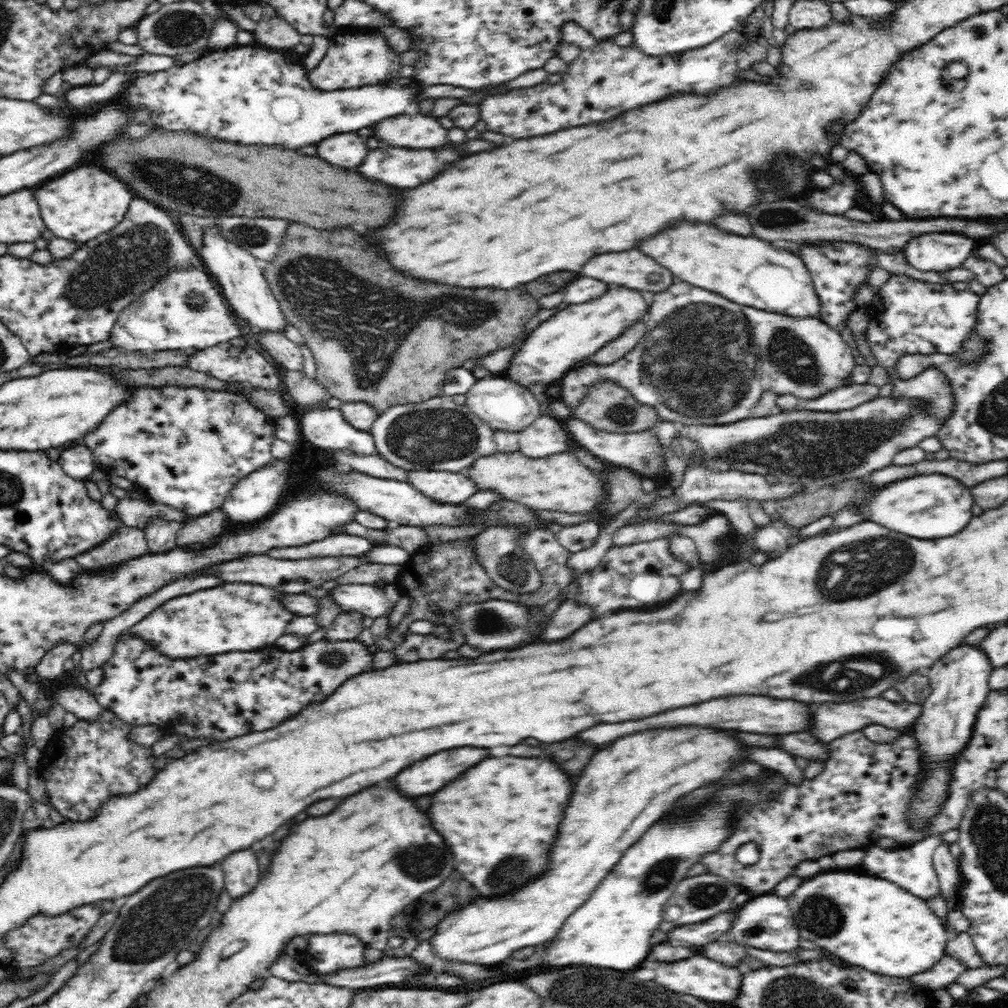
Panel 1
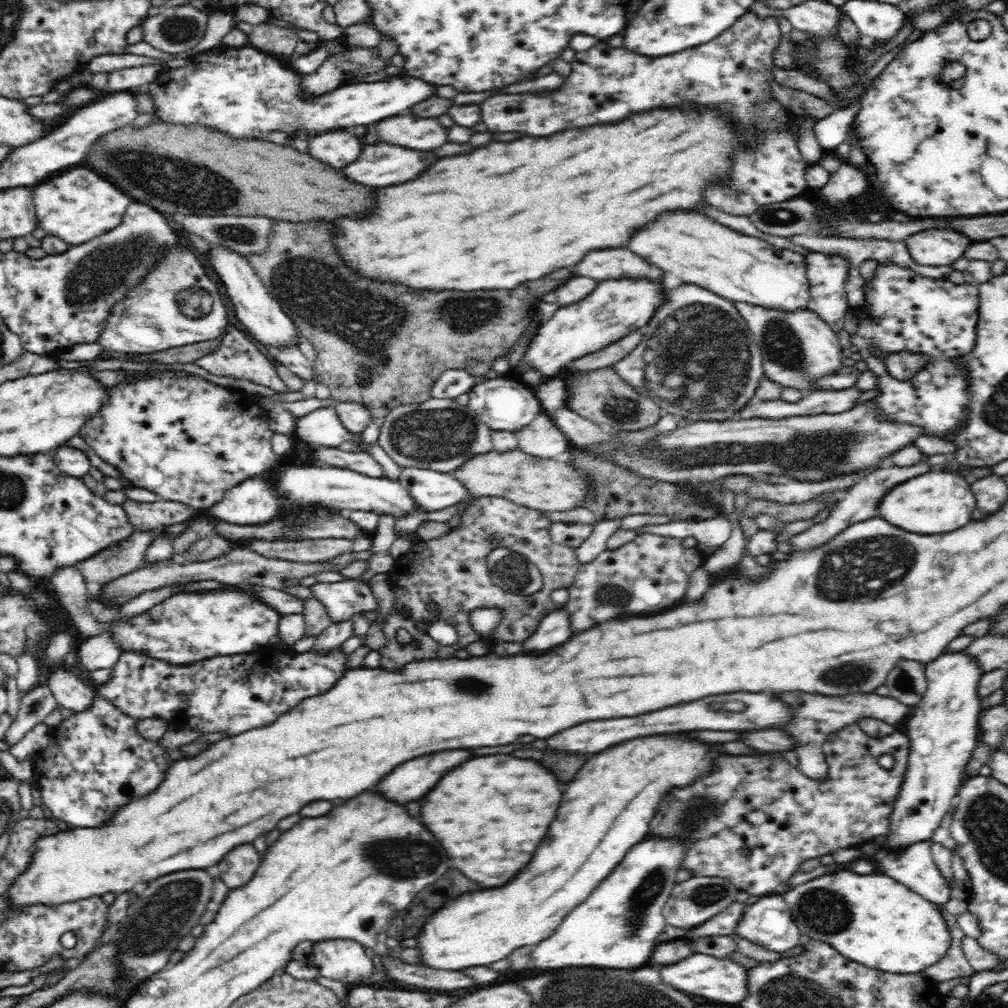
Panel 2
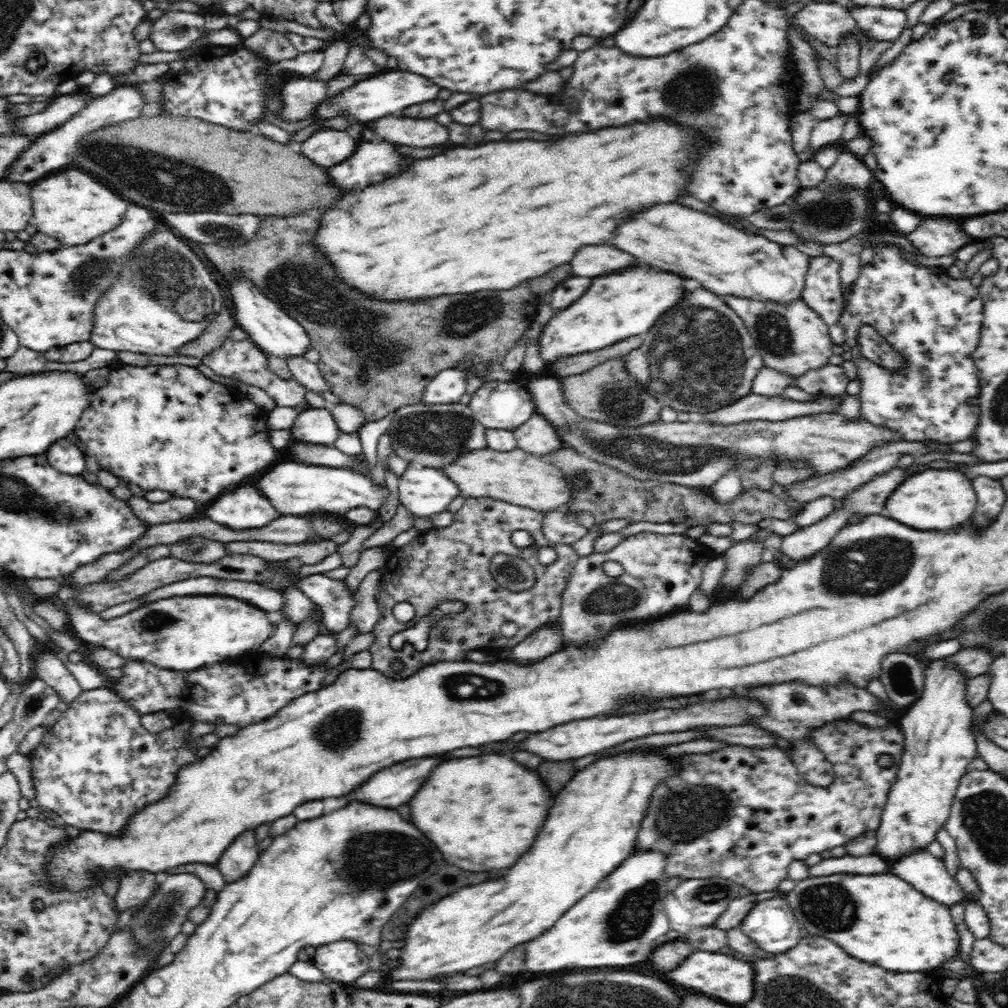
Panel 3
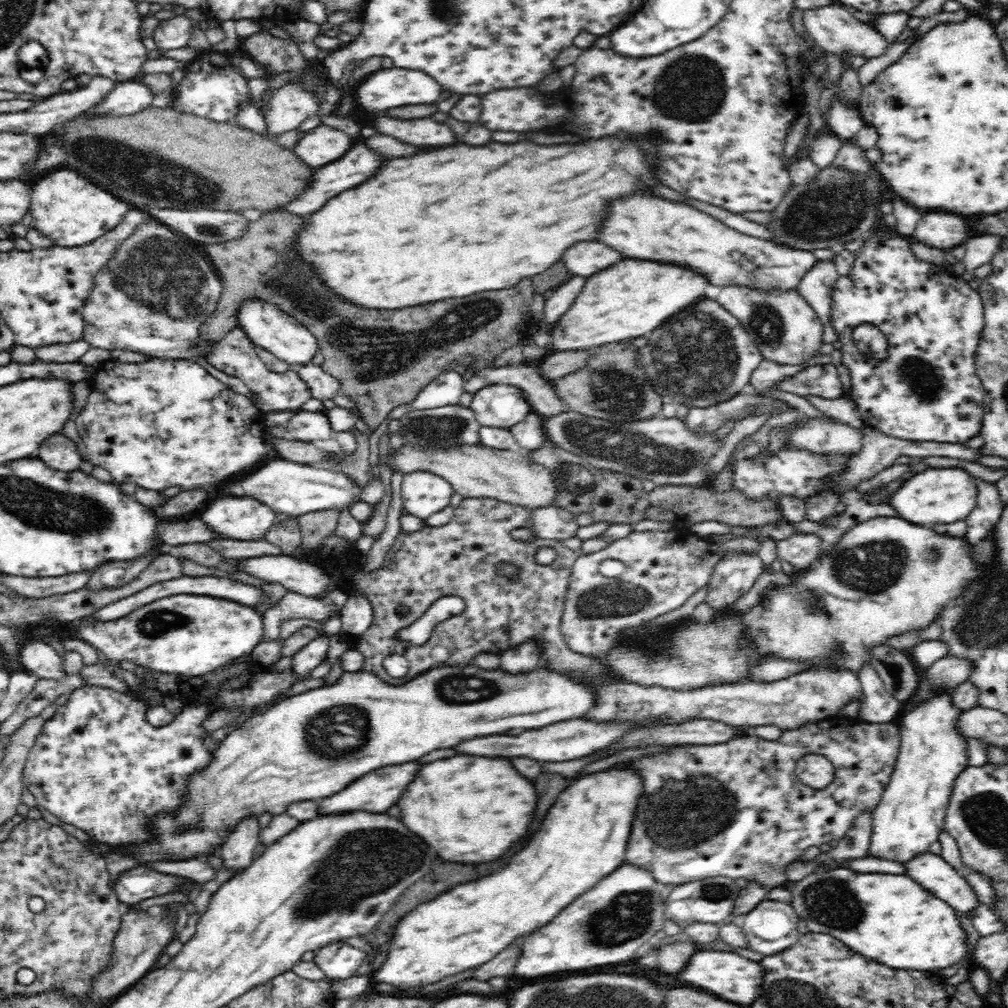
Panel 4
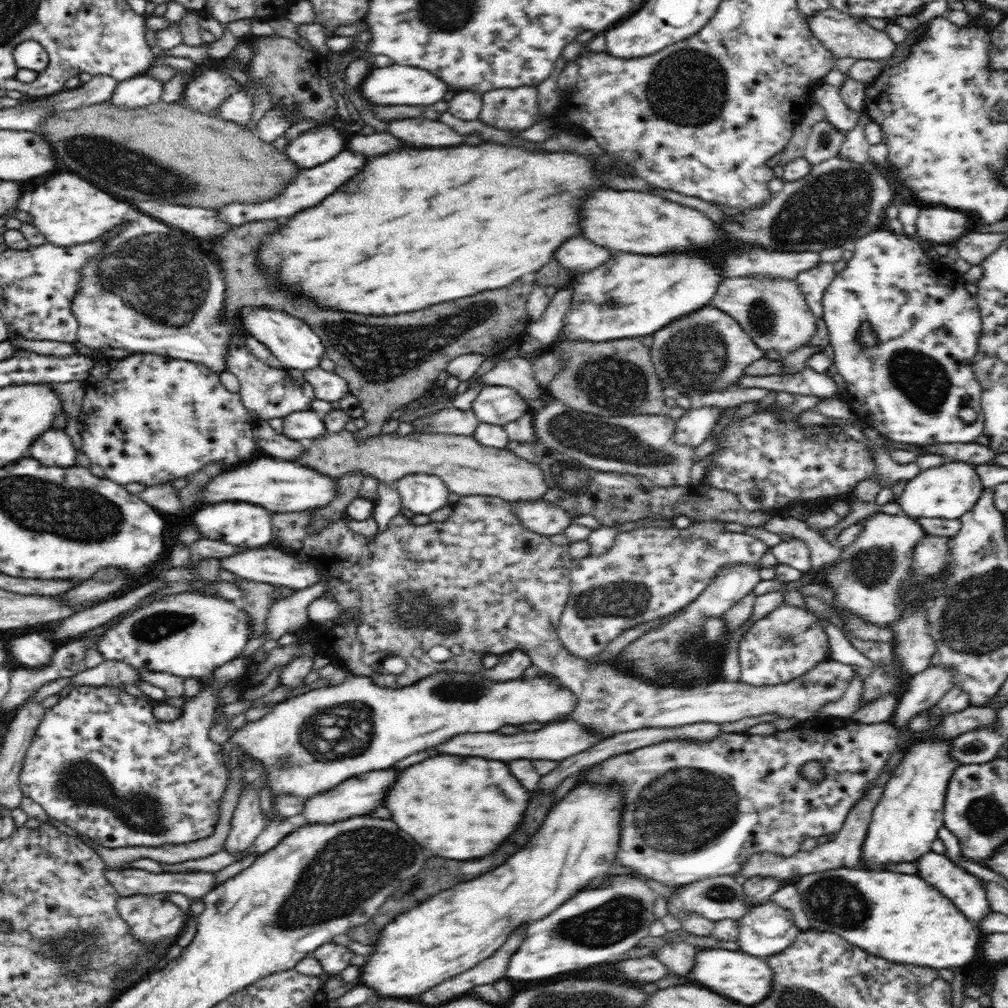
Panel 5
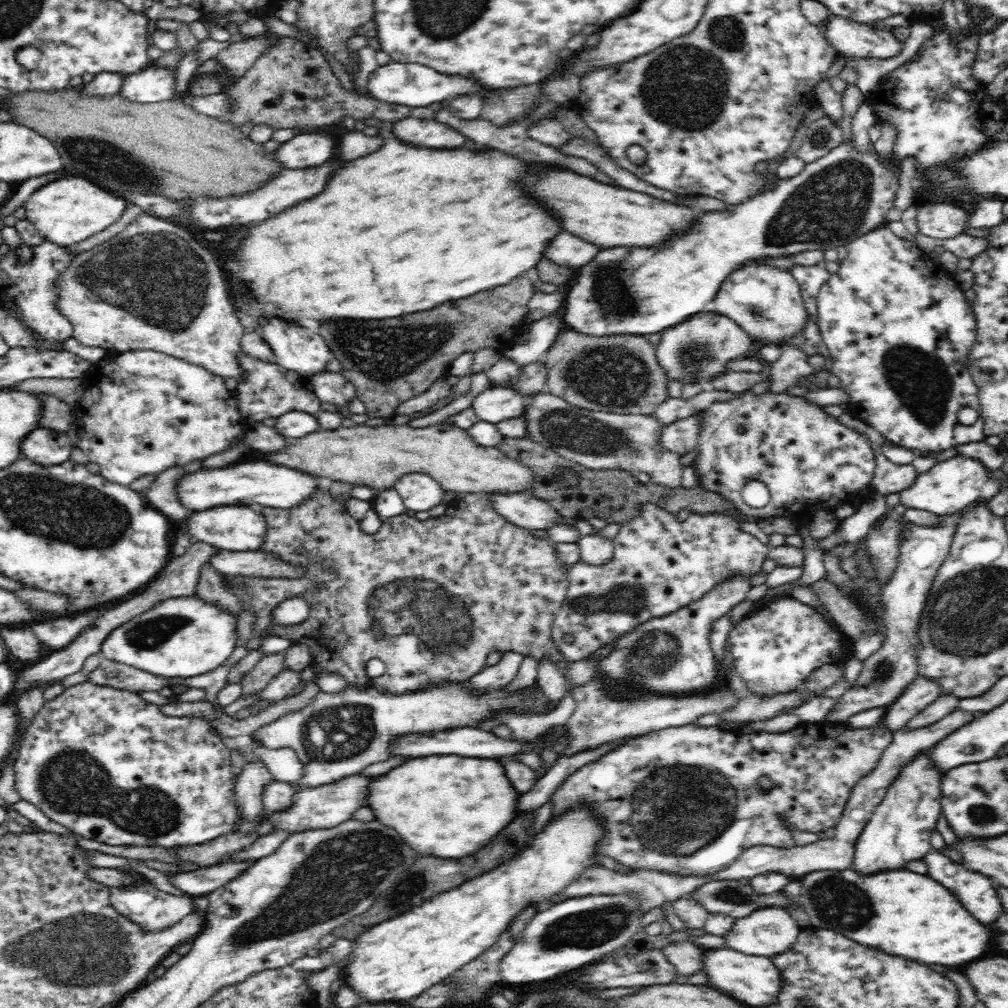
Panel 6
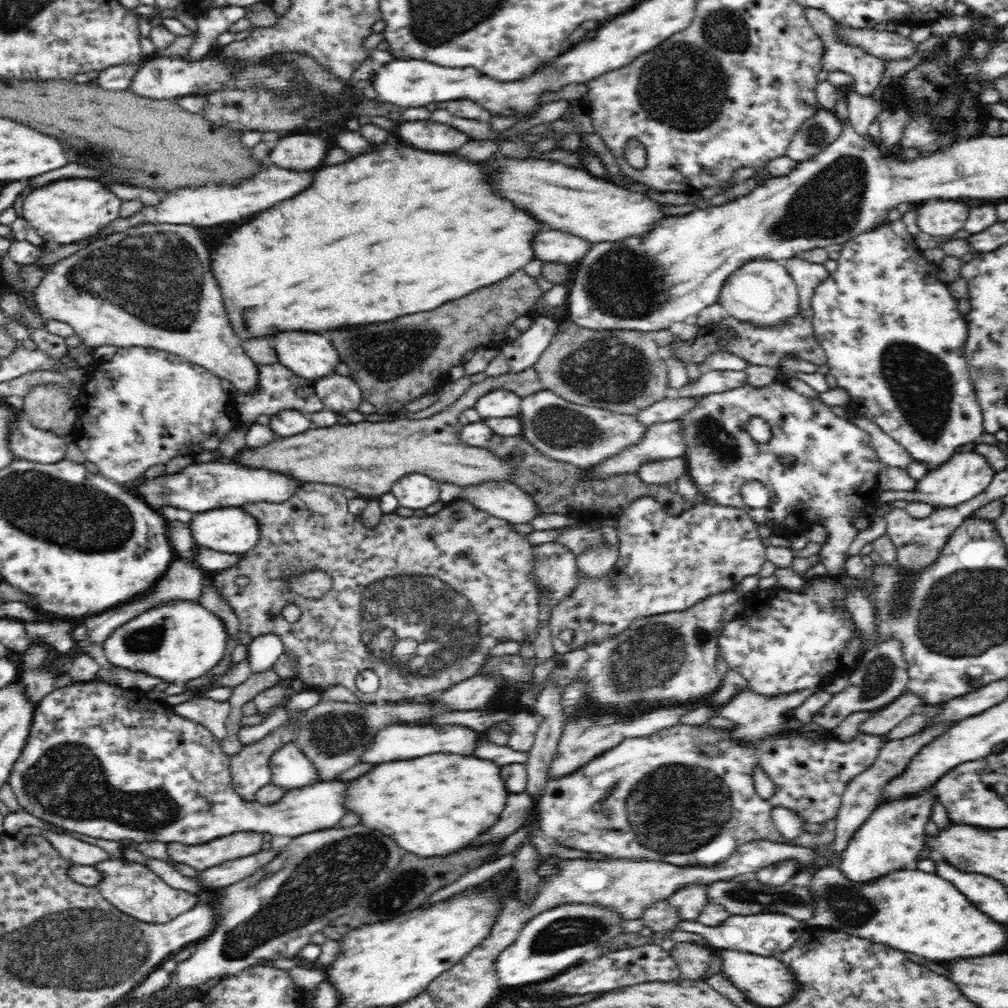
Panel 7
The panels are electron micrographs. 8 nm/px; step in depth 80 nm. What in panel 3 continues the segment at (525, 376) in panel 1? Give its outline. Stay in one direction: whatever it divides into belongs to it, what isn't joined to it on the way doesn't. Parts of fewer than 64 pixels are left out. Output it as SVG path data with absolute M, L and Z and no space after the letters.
M644 264L630 270L624 269L618 274L593 278L591 287L580 298L577 298L576 302L573 302L568 308L554 312L551 319L544 325L538 338L540 359L544 361L546 368L550 368L561 358L591 353L615 345L632 335L645 334L655 325L656 320L666 313L668 308L672 308L684 296L684 292L686 292L686 288L682 286L684 280L685 278L680 278L676 274L658 271Z

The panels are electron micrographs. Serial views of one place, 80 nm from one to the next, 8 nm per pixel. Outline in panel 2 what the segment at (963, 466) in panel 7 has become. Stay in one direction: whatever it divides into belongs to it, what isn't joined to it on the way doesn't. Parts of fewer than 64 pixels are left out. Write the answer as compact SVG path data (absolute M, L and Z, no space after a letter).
M934 471L915 476L894 486L885 494L878 500L876 517L905 532L921 536L950 534L954 530L960 530L972 520L972 512L976 508L971 484L960 475L950 472Z

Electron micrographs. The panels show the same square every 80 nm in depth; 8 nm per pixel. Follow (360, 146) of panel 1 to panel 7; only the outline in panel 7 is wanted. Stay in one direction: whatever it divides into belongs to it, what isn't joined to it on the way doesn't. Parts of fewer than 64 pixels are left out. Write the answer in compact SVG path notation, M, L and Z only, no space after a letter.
M290 133L273 144L270 160L266 161L280 168L288 168L288 170L310 170L310 168L316 168L324 160L326 152L328 152L328 142L324 138Z

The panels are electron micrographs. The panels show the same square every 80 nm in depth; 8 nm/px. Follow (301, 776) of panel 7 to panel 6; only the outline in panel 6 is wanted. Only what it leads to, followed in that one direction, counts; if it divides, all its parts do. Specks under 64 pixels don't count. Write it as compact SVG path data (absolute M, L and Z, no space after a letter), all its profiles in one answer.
M252 742L252 749L264 762L277 782L294 782L302 776L302 763L296 751L287 748L268 750Z

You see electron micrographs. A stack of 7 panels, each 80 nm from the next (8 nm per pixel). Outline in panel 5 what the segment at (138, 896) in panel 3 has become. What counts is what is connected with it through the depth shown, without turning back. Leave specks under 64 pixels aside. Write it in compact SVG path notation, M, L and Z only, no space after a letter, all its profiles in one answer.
M108 868L106 879L114 886L120 898L180 893L186 897L200 899L215 888L214 874L203 871L196 874L155 874L136 868L122 870Z

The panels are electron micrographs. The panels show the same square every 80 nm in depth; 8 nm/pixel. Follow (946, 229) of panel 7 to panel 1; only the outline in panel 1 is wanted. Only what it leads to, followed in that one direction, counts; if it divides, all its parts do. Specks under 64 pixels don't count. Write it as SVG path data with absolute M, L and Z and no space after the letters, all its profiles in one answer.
M924 233L910 239L903 253L908 265L927 272L946 272L963 266L978 241L960 233Z

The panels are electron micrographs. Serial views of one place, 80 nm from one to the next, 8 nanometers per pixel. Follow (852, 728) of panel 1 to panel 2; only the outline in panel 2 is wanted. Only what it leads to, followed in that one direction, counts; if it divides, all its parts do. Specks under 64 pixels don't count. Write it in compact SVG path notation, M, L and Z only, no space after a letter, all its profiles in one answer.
M878 693L870 694L850 694L850 696L820 696L820 694L784 694L780 696L780 700L790 706L795 710L794 718L783 728L788 734L793 736L793 739L797 742L797 747L795 748L796 754L800 760L799 769L802 774L808 778L813 778L814 780L826 780L828 776L828 765L826 754L823 752L823 744L827 741L827 738L832 733L837 733L846 727L853 724L858 724L863 718L875 718L876 720L882 720L886 724L891 724L892 726L899 728L899 724L905 724L905 722L910 718L915 706L902 704L898 702L895 698L885 697L879 695Z

